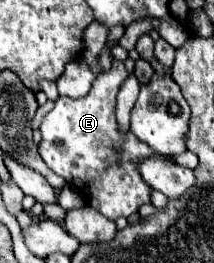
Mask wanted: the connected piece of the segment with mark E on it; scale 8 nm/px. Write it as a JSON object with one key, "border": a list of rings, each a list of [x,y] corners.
{"border":[[[114,60],[110,72],[98,74],[88,96],[78,100],[64,96],[58,98],[54,108],[42,118],[40,124],[42,142],[38,146],[38,152],[42,160],[52,172],[62,176],[68,184],[76,186],[84,194],[88,206],[110,220],[116,220],[120,216],[128,218],[130,214],[138,212],[142,204],[150,202],[150,186],[138,174],[136,162],[146,156],[154,156],[156,152],[144,142],[136,140],[136,136],[132,136],[130,132],[120,134],[114,116],[116,96],[128,76],[130,72],[126,70],[124,62]]]}

